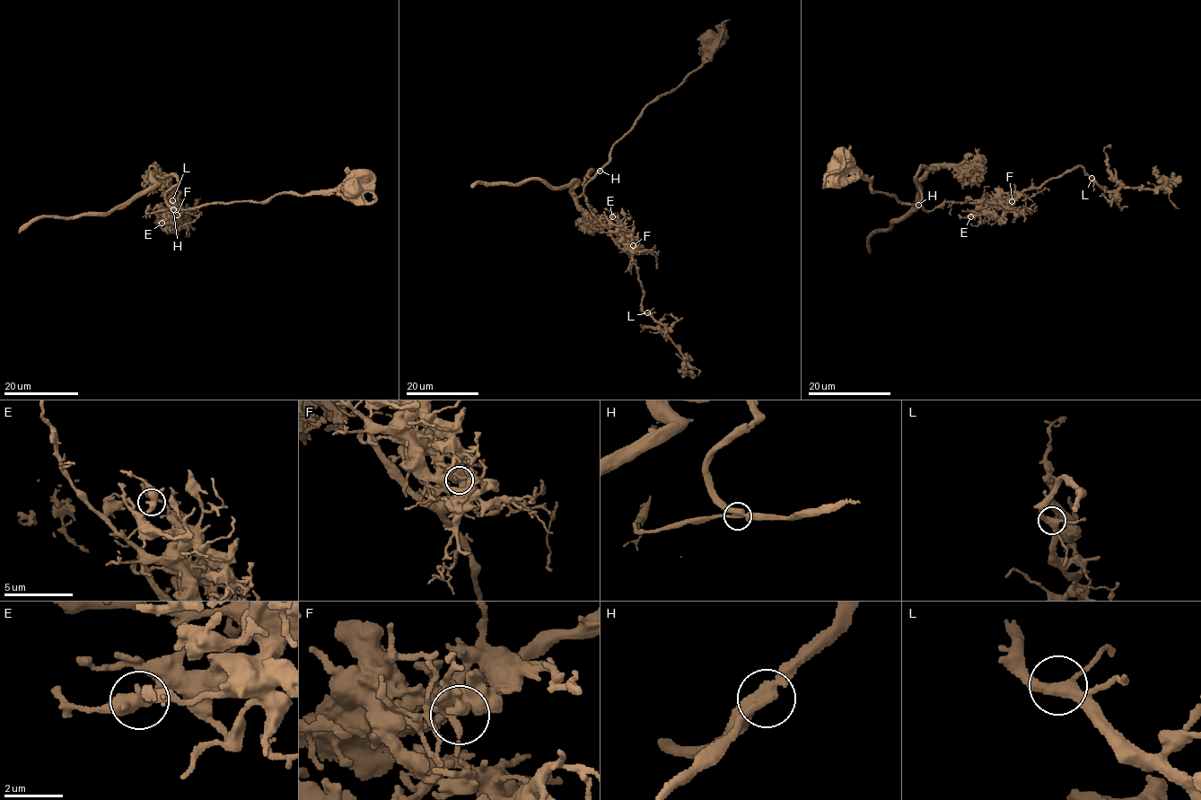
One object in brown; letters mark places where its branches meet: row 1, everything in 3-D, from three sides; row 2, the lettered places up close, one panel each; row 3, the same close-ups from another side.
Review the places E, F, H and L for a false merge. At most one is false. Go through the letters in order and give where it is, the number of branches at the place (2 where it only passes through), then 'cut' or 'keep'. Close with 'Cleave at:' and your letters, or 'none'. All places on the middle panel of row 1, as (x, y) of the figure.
E: (612, 216) | 3 | keep
F: (633, 245) | 3 | keep
H: (600, 171) | 3 | cut
L: (647, 312) | 3 | keep
Cleave at: H

